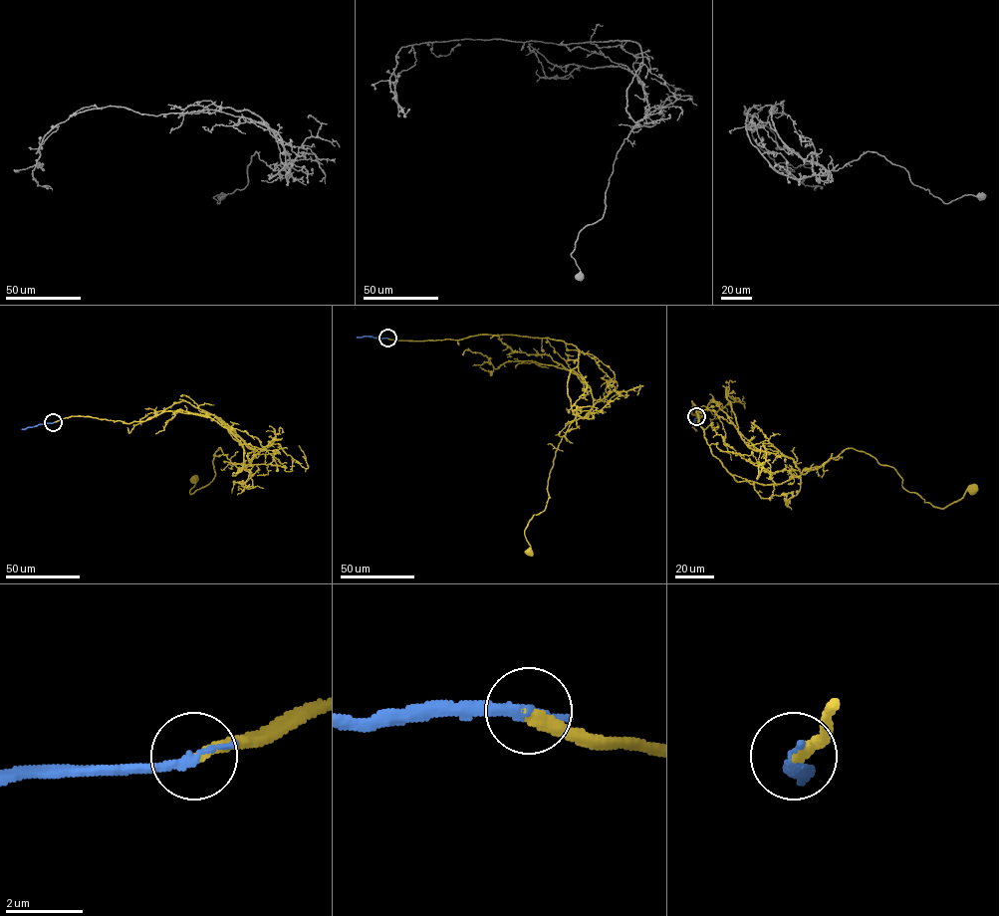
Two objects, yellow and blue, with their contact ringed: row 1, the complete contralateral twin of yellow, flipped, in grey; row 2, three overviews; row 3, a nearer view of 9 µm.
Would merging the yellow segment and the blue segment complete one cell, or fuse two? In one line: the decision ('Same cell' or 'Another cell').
Same cell

